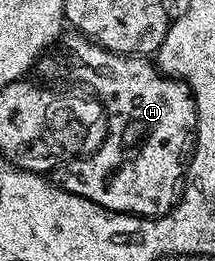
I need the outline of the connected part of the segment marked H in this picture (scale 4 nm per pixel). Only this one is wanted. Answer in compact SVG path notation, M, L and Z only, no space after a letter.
M68 34L59 40L60 56L45 53L36 60L35 74L38 73L44 78L41 80L48 81L53 67L76 83L89 83L92 86L91 94L104 104L104 109L108 112L108 132L100 148L92 152L90 157L63 164L55 172L55 182L78 197L86 197L122 215L165 215L176 206L178 188L194 150L196 102L192 90L181 79L169 79L168 76L161 75L155 62L147 58L139 55L119 55L99 47L86 35Z

